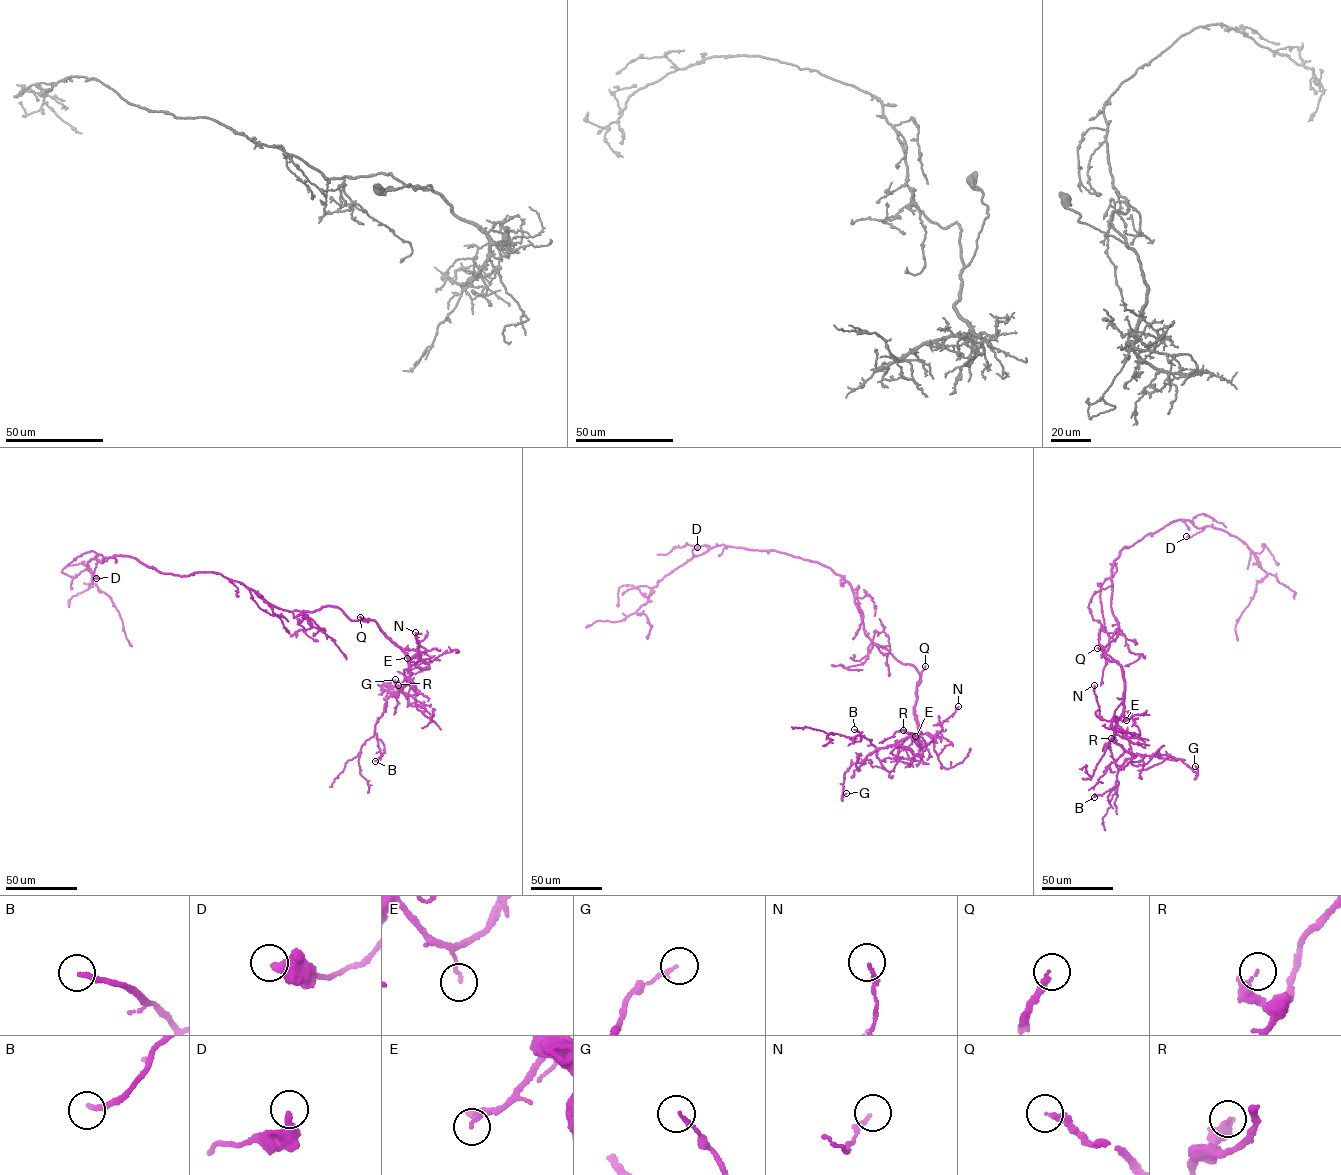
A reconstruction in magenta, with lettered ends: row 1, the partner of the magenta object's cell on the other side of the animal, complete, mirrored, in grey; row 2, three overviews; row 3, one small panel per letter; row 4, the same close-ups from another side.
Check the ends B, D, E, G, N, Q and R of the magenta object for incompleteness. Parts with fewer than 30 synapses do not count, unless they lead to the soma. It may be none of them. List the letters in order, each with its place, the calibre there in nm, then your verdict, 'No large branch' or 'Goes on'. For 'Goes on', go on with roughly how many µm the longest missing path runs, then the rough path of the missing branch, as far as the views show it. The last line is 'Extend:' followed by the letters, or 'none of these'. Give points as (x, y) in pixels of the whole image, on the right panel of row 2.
B: Place: (1094, 797). Thickness 240 nm. No large branch
D: Place: (1186, 536). Thickness 380 nm. No large branch
E: Place: (1126, 720). Thickness 120 nm. No large branch
G: Place: (1195, 766). Thickness 140 nm. No large branch
N: Place: (1094, 685). Thickness 100 nm. No large branch
Q: Place: (1097, 648). Thickness 200 nm. Goes on. Missing length about 50 µm. Course of what is missing: (1097, 648), (1082, 640), (1067, 641), (1057, 648), (1053, 658)
R: Place: (1111, 738). Thickness 240 nm. No large branch
Extend: Q

